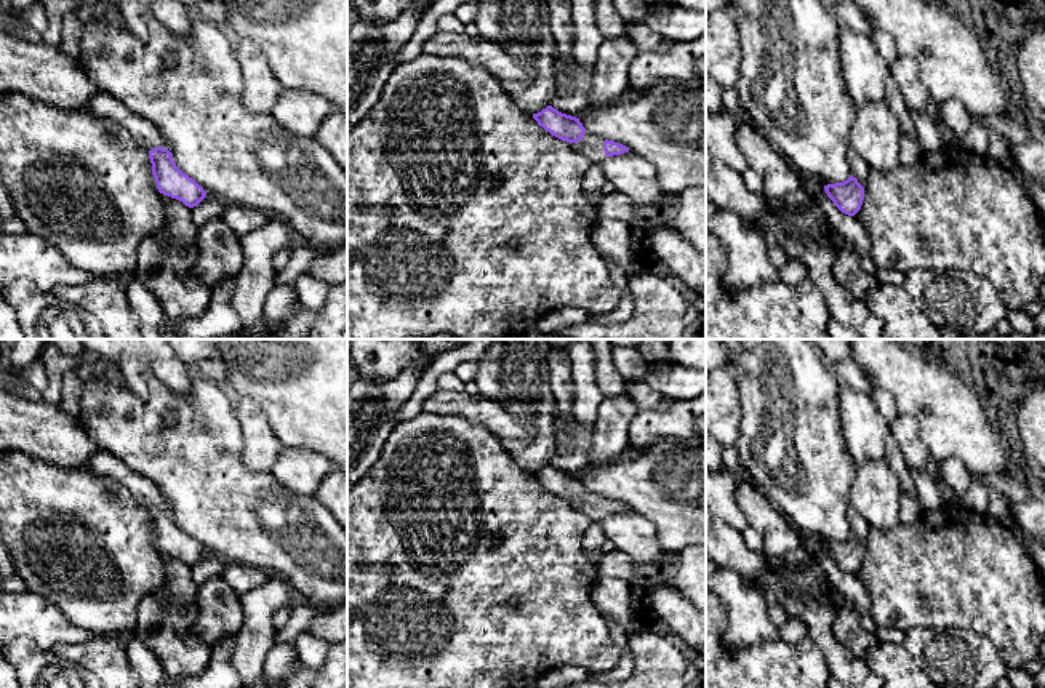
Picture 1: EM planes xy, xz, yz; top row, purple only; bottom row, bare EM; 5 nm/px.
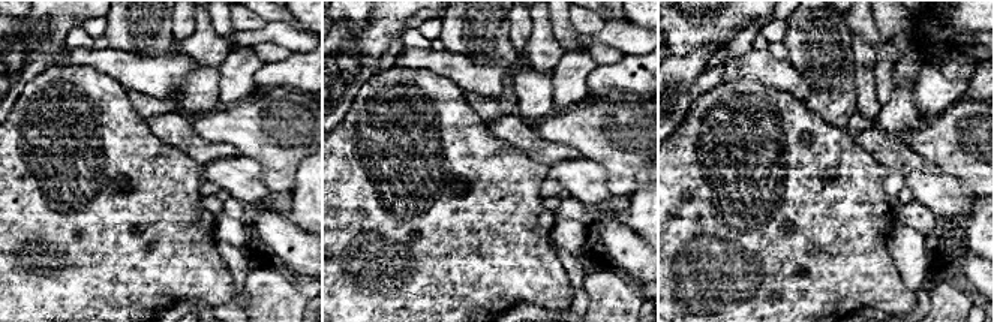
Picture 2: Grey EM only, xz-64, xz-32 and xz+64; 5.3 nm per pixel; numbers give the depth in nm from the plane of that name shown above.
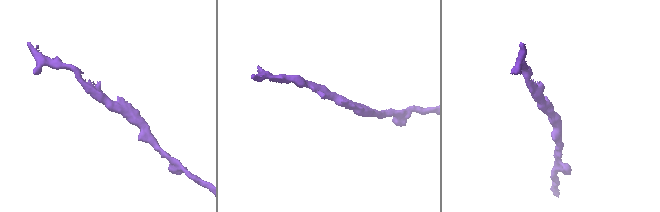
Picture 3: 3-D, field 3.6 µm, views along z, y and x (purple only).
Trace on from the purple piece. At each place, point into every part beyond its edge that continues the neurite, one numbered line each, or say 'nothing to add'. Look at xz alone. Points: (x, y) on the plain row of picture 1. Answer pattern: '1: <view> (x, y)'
1: xz (591, 503)

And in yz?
1: yz (858, 527)

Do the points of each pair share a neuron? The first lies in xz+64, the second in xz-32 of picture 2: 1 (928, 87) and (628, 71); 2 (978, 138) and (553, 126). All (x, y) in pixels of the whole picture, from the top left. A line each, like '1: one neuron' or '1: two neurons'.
1: one neuron
2: one neuron

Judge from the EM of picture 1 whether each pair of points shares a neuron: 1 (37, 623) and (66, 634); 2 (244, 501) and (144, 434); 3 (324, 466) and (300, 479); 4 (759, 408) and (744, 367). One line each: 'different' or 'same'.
1: same
2: same
3: same
4: same

